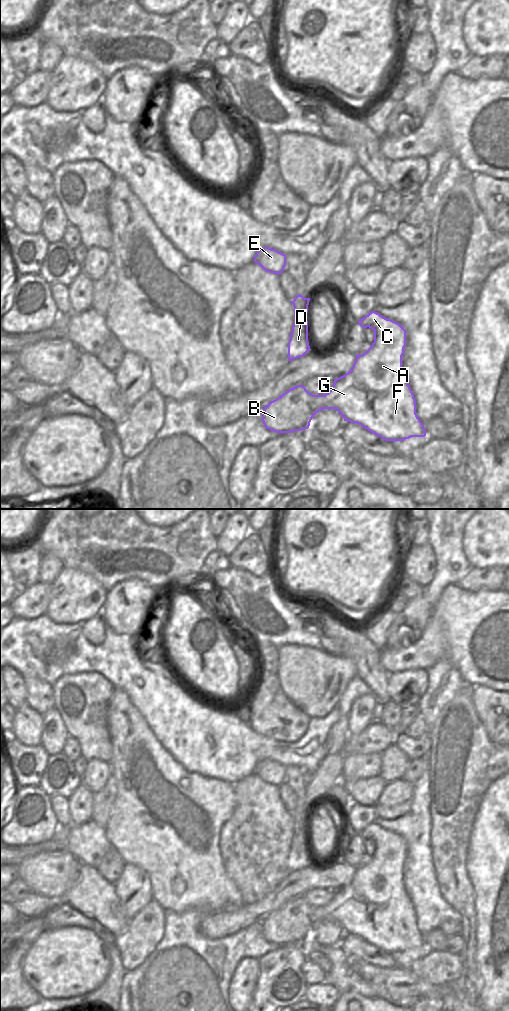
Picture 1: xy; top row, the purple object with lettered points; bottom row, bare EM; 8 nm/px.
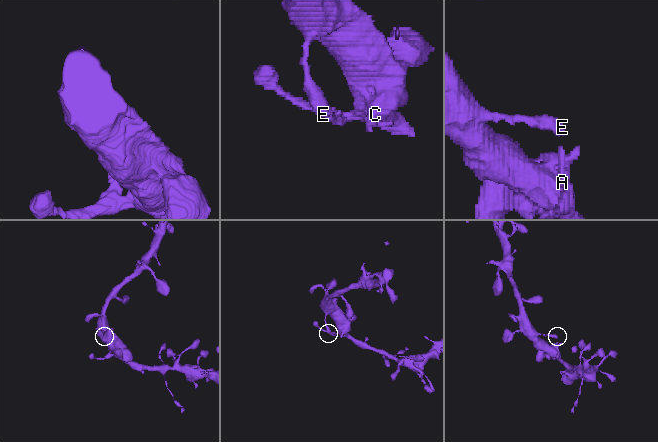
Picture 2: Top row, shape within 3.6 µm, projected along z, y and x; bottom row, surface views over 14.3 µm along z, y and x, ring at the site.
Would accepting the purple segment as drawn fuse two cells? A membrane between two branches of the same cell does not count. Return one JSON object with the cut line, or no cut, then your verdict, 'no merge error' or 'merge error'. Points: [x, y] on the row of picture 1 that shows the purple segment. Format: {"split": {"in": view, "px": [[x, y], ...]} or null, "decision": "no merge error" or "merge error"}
{"split": null, "decision": "no merge error"}

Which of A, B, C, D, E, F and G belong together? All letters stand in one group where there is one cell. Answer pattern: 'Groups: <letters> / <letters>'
Groups: A B C D E F G.

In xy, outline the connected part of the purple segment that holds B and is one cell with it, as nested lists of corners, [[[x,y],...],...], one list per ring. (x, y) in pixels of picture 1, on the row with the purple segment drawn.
[[[375,311],[368,313],[358,323],[363,329],[369,327],[374,330],[374,342],[370,348],[365,353],[356,355],[352,368],[345,375],[334,379],[332,388],[325,395],[313,395],[303,385],[297,385],[268,403],[262,410],[262,422],[267,429],[279,434],[308,429],[312,418],[319,411],[335,409],[344,418],[344,421],[357,423],[385,441],[403,441],[411,437],[426,436],[424,425],[416,414],[414,394],[406,382],[402,370],[406,330],[399,323],[387,319]]]

